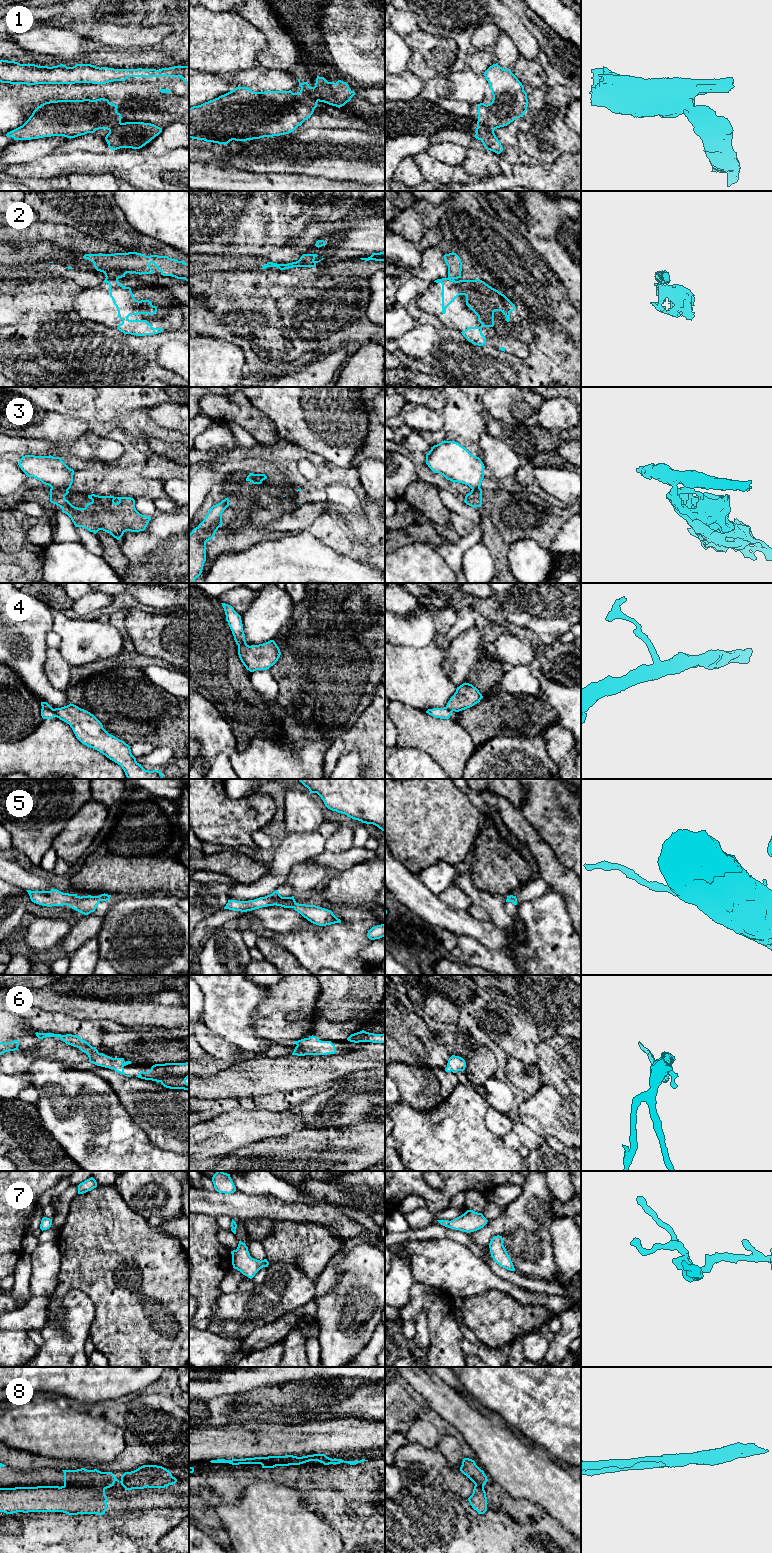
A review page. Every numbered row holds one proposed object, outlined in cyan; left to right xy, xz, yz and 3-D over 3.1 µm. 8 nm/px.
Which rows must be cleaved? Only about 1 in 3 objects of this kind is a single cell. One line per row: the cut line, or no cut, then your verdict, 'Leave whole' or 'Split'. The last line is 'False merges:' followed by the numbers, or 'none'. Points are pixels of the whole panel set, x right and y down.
1: Split along xz (301, 88), (317, 102). Split
2: Split along xy (106, 277), (117, 279). Split
3: Split along xy (51, 487), (68, 489). Split
4: Split along xy (42, 706), (51, 708), (56, 716). Split
5: No split. Leave whole
6: No split. Leave whole
7: No split. Leave whole
8: Split along xy (64, 1485), (102, 1486), (105, 1488). Split
False merges: 1, 2, 3, 4, 8

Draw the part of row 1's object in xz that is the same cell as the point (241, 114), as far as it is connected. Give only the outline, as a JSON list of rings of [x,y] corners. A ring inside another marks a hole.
[[[236,87],[218,98],[189,108],[189,138],[227,145],[232,140],[245,142],[289,134],[311,117],[317,103],[303,89],[299,93],[291,90],[254,92],[247,87]]]

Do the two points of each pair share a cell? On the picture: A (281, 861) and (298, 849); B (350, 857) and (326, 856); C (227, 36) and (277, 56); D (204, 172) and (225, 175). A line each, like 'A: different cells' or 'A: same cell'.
A: same cell
B: same cell
C: different cells
D: same cell

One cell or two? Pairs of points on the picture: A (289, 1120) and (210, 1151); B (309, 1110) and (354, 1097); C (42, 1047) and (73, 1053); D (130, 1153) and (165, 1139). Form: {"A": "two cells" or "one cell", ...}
{"A": "one cell", "B": "one cell", "C": "one cell", "D": "two cells"}

